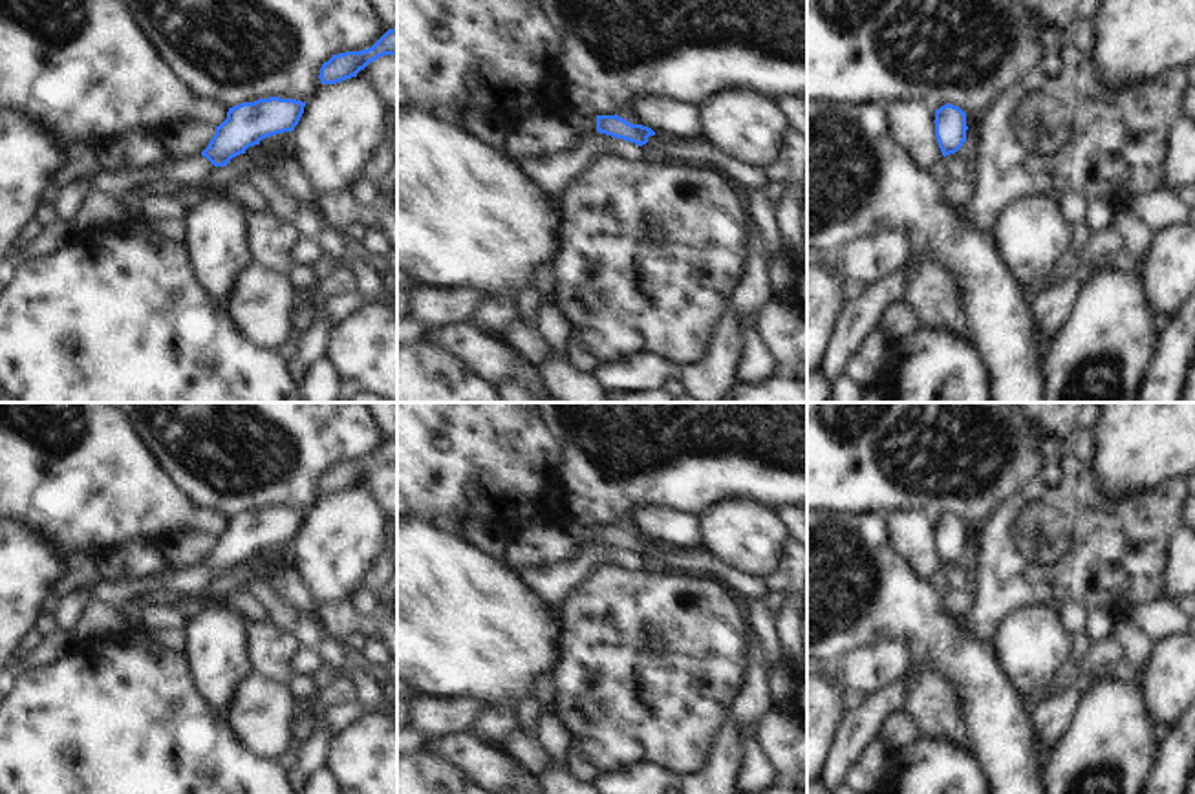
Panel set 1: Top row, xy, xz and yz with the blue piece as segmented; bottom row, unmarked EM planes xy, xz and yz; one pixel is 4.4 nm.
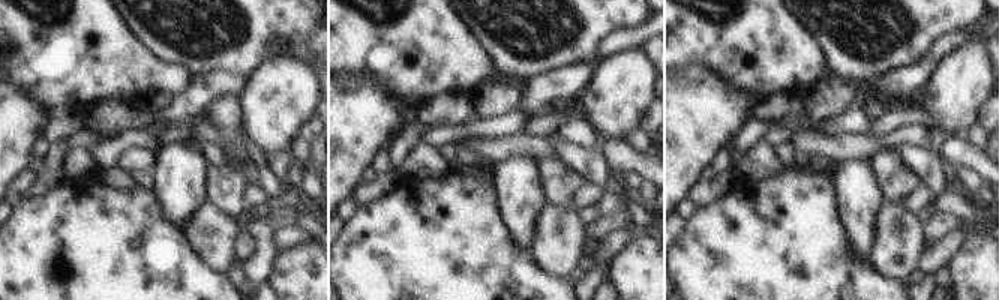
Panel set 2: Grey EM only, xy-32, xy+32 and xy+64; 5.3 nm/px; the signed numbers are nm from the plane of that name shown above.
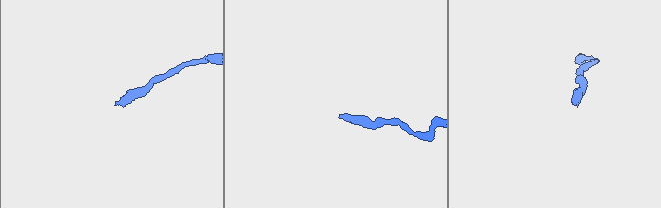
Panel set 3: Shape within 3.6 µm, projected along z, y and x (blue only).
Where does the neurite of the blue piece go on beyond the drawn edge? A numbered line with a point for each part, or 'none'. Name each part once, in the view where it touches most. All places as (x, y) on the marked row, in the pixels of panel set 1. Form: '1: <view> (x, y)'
none

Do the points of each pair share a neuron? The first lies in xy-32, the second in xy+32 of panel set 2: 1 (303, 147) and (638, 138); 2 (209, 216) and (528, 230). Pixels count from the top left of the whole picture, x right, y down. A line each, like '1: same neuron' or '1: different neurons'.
1: same neuron
2: different neurons

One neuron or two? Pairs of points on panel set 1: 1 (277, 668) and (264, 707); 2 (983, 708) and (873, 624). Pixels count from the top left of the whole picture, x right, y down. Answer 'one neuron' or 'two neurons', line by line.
1: two neurons
2: one neuron

